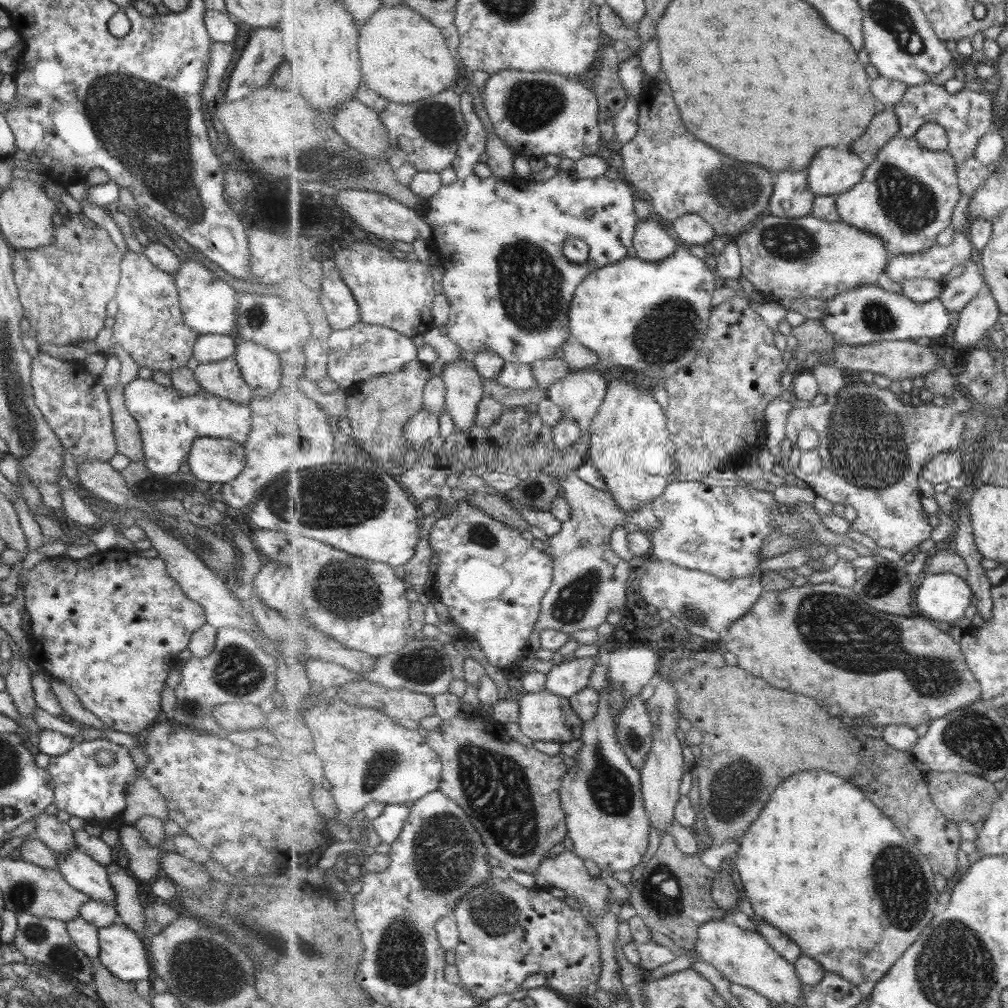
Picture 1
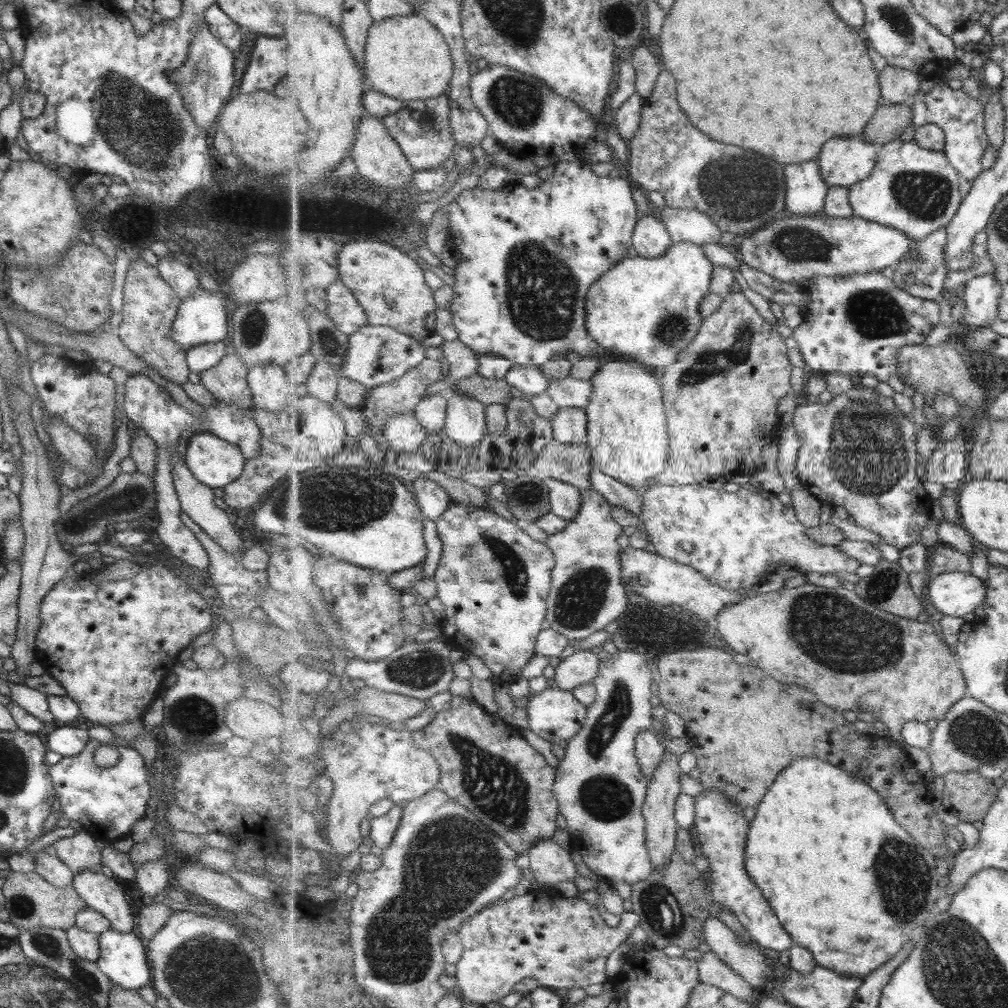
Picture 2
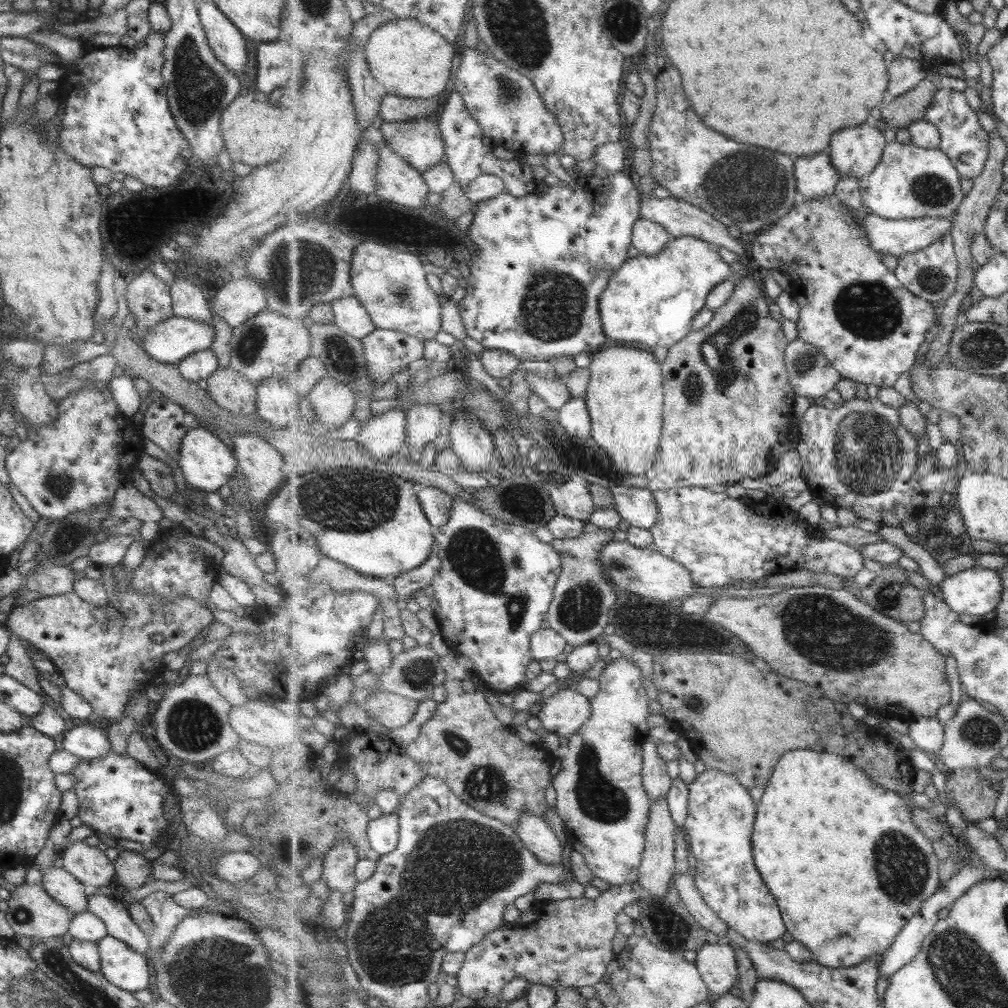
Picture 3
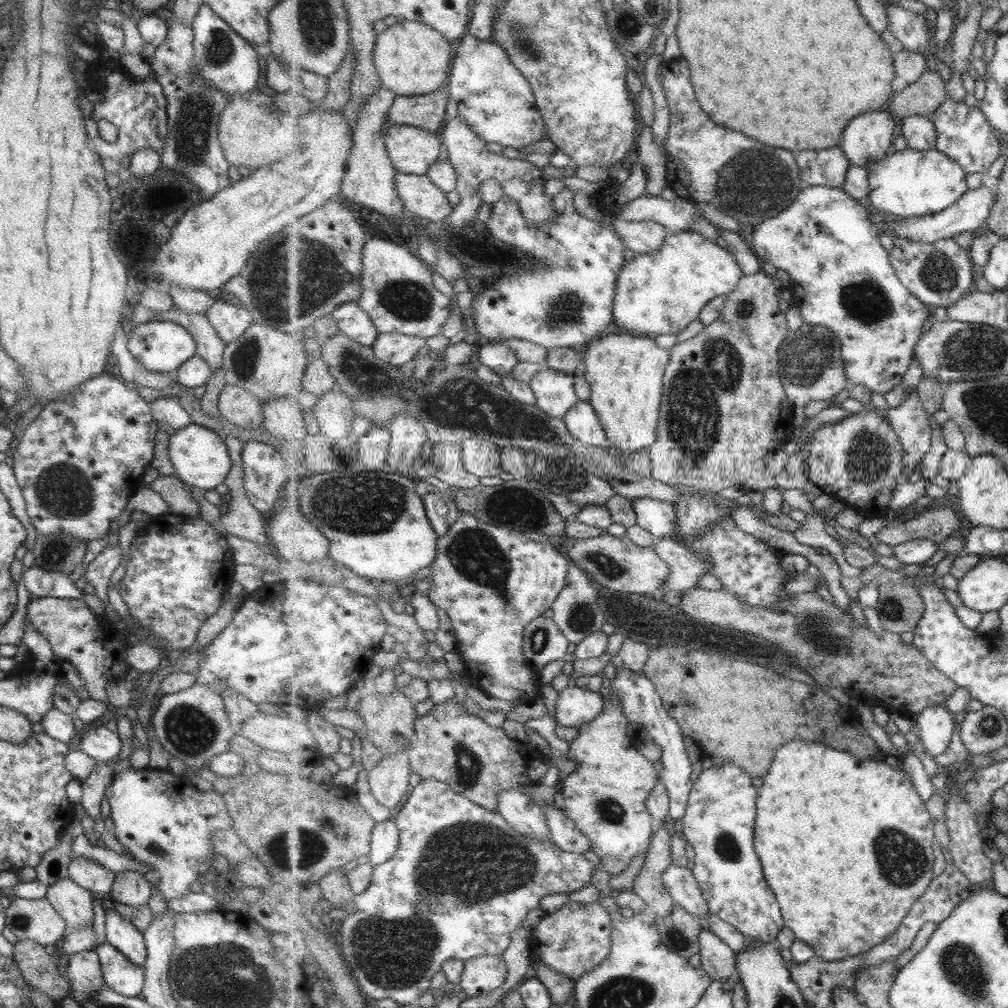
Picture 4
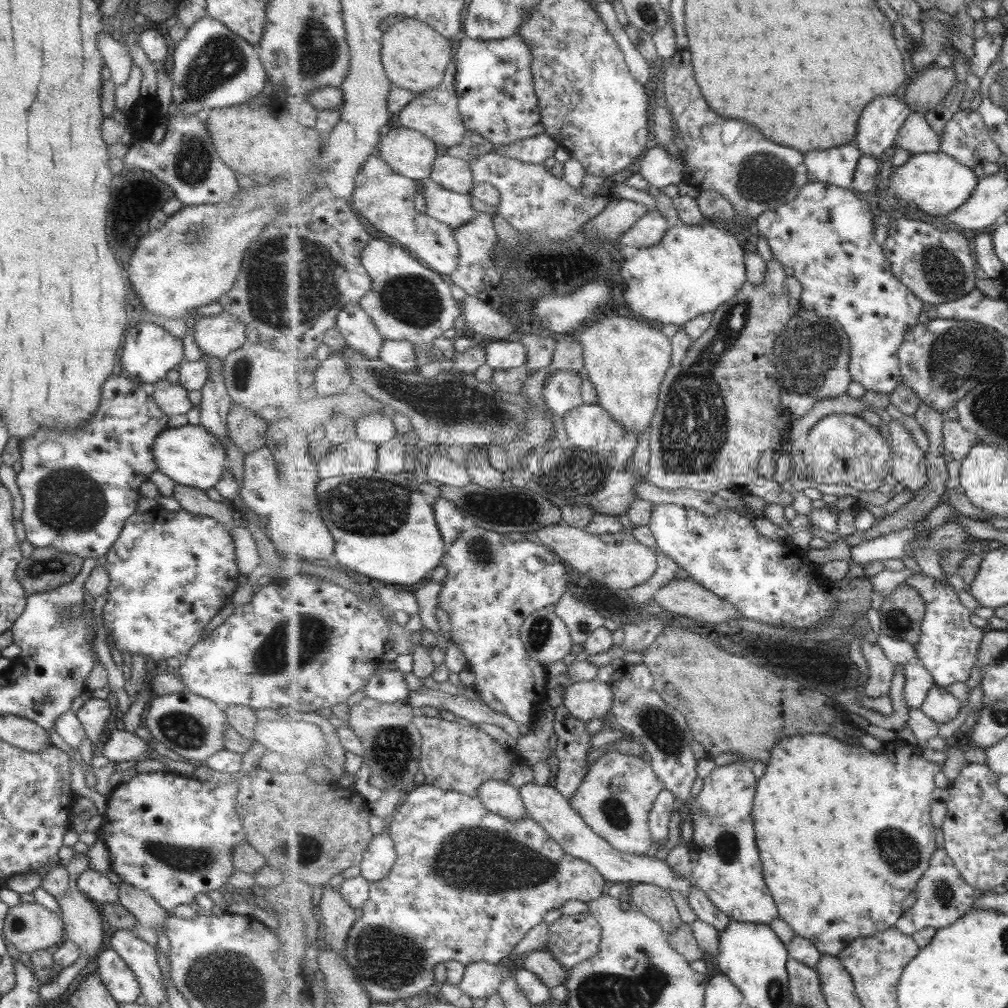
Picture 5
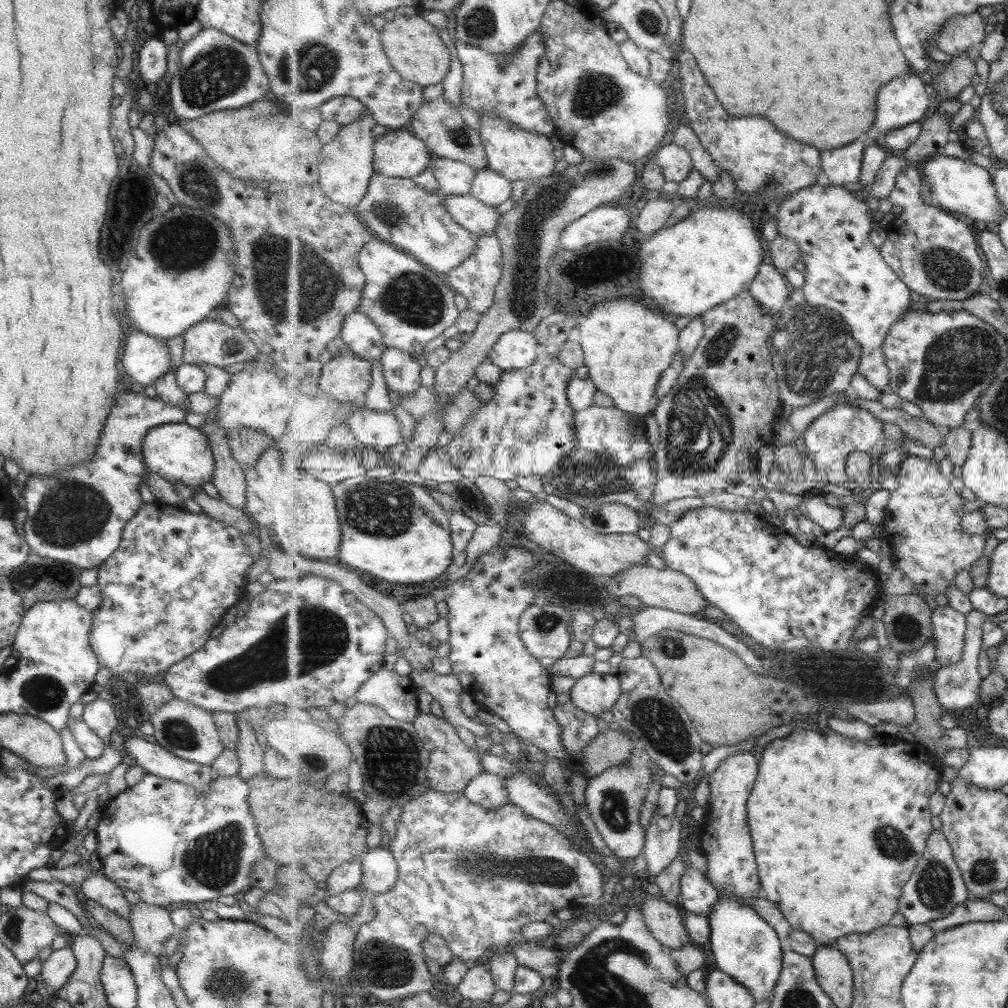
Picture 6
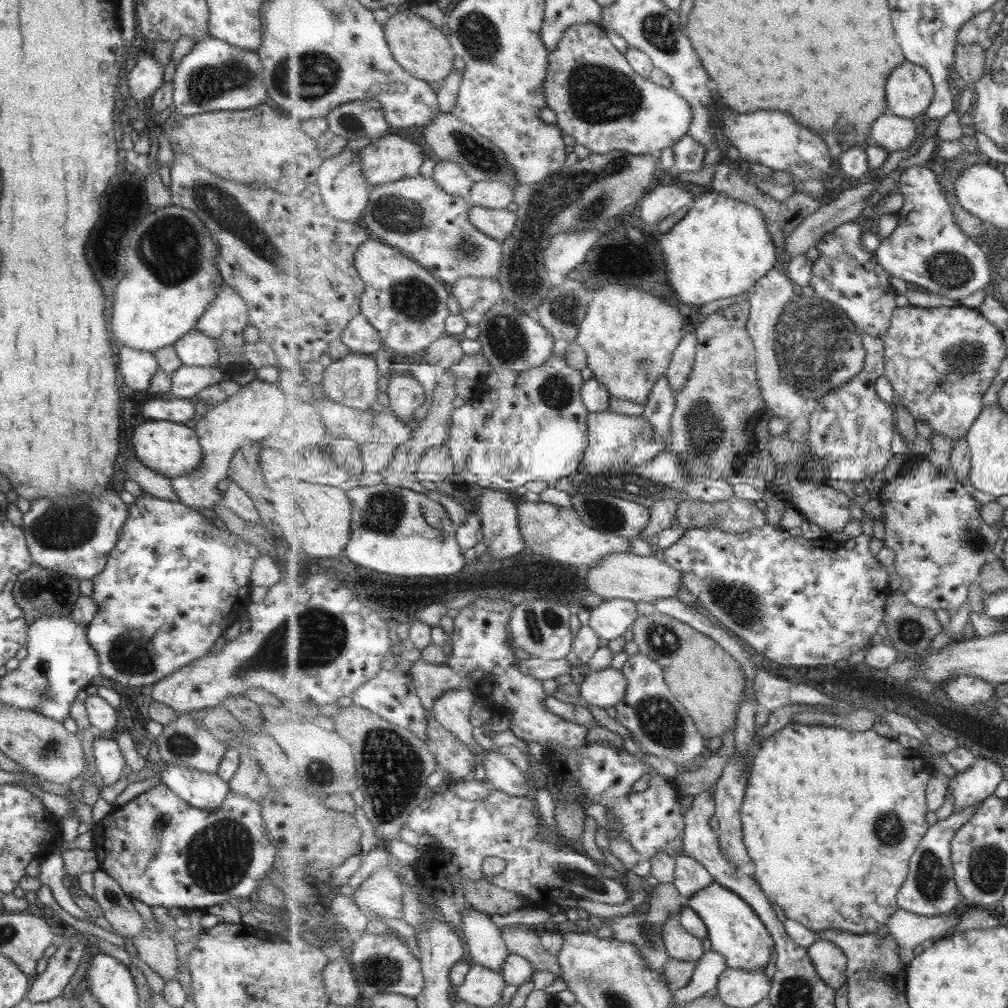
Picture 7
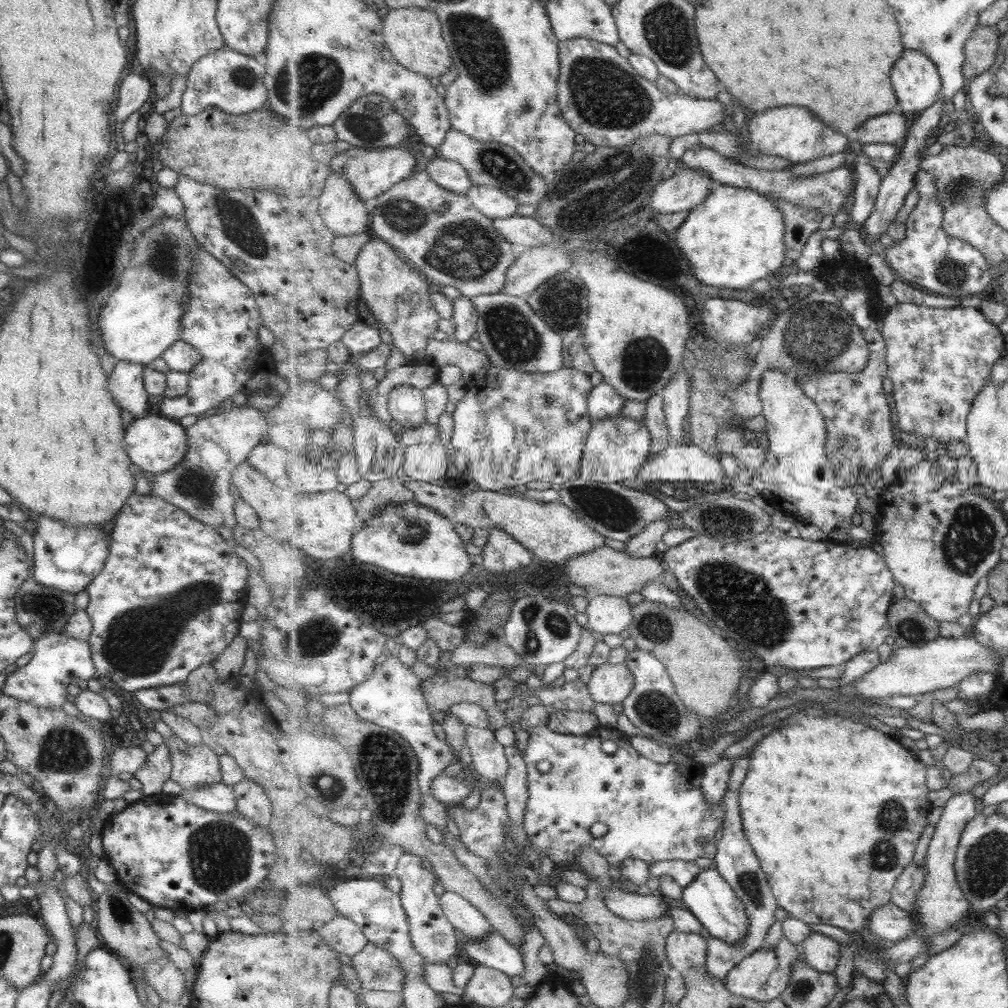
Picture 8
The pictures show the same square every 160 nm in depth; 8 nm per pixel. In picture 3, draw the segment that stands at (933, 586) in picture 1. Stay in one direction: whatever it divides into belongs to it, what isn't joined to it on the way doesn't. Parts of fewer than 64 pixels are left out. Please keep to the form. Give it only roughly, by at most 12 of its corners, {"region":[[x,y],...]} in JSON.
{"region":[[978,566],[939,587],[955,612],[981,618],[1005,591],[996,570]]}

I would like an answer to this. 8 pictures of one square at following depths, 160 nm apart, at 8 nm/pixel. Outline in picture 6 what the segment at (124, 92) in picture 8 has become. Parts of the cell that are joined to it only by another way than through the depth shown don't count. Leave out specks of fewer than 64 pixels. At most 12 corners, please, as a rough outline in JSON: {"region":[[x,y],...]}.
{"region":[[147,40],[137,54],[137,70],[148,88],[164,79],[166,46]]}

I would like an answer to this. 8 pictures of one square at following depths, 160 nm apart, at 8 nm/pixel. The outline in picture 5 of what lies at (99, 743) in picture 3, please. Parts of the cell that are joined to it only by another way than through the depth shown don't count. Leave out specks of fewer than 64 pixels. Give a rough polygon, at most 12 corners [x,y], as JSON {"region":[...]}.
{"region":[[125,730],[99,747],[109,763],[147,760],[151,745]]}

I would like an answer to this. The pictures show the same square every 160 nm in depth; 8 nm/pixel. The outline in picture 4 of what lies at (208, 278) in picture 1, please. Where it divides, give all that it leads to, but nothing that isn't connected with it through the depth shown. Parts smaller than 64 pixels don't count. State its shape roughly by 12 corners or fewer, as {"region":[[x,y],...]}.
{"region":[[169,321],[137,323],[131,356],[174,373],[196,354],[190,332]]}

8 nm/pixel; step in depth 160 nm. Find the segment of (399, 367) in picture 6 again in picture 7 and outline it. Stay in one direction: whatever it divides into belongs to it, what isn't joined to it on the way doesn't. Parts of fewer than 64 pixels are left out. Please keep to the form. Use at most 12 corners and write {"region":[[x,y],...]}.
{"region":[[411,374],[388,379],[391,410],[407,423],[425,404]]}

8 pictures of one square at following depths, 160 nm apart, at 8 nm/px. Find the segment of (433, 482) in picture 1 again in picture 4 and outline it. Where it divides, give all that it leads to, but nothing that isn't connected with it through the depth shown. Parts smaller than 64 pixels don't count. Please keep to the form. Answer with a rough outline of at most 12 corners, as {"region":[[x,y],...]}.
{"region":[[439,491],[424,494],[426,513],[441,537],[462,515],[456,500]]}

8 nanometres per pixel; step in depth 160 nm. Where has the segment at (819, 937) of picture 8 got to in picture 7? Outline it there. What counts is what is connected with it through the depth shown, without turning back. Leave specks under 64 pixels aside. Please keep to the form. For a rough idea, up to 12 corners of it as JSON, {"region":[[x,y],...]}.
{"region":[[819,939],[808,948],[819,976],[839,991],[846,986],[848,956]]}

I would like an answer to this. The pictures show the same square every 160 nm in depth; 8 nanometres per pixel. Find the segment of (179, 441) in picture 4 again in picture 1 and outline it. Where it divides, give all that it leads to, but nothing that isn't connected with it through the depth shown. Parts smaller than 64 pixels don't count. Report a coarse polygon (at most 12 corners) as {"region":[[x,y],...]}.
{"region":[[193,440],[186,462],[198,481],[223,484],[241,472],[235,441]]}

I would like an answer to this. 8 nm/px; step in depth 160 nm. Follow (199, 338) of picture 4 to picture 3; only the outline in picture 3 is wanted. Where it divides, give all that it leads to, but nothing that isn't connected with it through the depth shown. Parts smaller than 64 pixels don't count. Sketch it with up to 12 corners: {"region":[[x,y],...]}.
{"region":[[183,274],[168,289],[173,316],[211,325],[206,293]]}

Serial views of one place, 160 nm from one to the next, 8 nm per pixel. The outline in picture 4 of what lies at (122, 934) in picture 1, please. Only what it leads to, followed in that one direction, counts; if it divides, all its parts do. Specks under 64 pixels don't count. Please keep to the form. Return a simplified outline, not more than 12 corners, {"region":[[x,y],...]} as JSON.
{"region":[[109,943],[93,948],[104,984],[133,998],[144,983],[143,967]]}

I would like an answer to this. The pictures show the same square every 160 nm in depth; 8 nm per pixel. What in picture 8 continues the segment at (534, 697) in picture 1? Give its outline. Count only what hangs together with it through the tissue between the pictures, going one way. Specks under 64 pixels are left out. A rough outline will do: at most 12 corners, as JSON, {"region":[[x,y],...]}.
{"region":[[625,663],[597,666],[588,680],[593,700],[622,703],[634,690]]}

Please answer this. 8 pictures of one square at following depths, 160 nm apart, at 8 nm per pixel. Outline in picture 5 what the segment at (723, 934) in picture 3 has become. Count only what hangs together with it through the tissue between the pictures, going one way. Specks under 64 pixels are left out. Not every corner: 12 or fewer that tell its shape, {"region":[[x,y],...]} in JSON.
{"region":[[551,786],[519,788],[531,818],[606,880],[687,898],[692,882],[650,853],[617,850]]}

